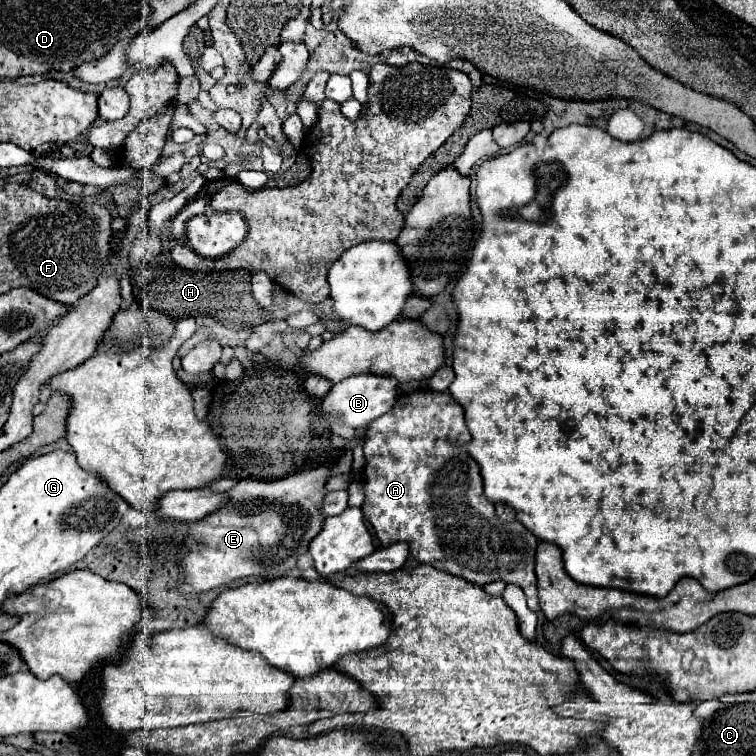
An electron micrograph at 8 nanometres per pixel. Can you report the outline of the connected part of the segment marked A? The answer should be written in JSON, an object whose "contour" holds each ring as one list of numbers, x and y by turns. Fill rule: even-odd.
{"contour":[[419,390,399,396,395,406,387,414,369,424,363,440,363,452,365,452,365,468,363,468,365,502,361,506,363,516,373,526,375,536,379,538,381,544,405,542,411,548,415,546,415,560,419,564,431,564,437,570,461,576,479,586,495,580,517,584,527,596,527,606,537,612,539,610,537,580,533,572,537,538,529,530,525,530,525,526,521,526,519,522,503,524,495,518,495,508,493,504,487,502,483,494,483,480,479,474,479,466,469,456,469,452,459,446,469,438,471,436,463,420,463,410,451,398,449,392],[443,470,449,472,449,478,437,478,445,474]]}

